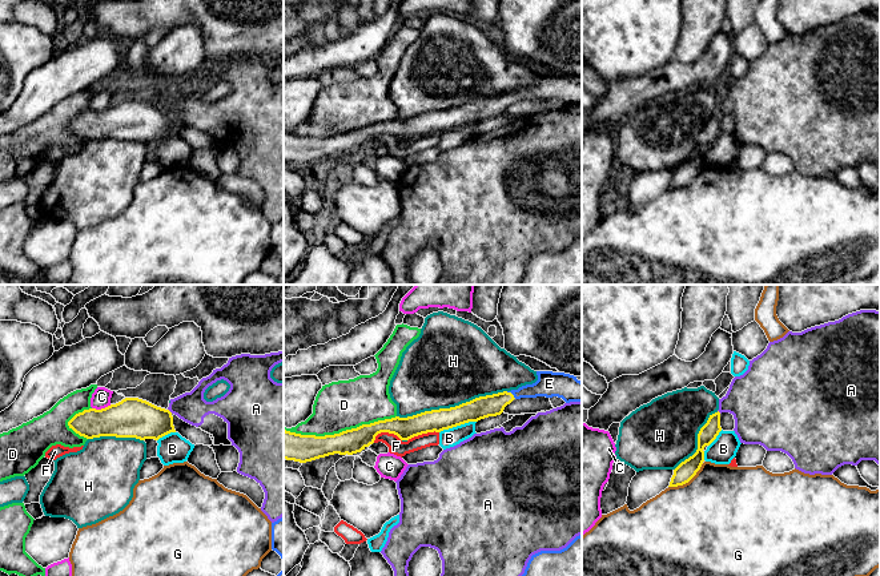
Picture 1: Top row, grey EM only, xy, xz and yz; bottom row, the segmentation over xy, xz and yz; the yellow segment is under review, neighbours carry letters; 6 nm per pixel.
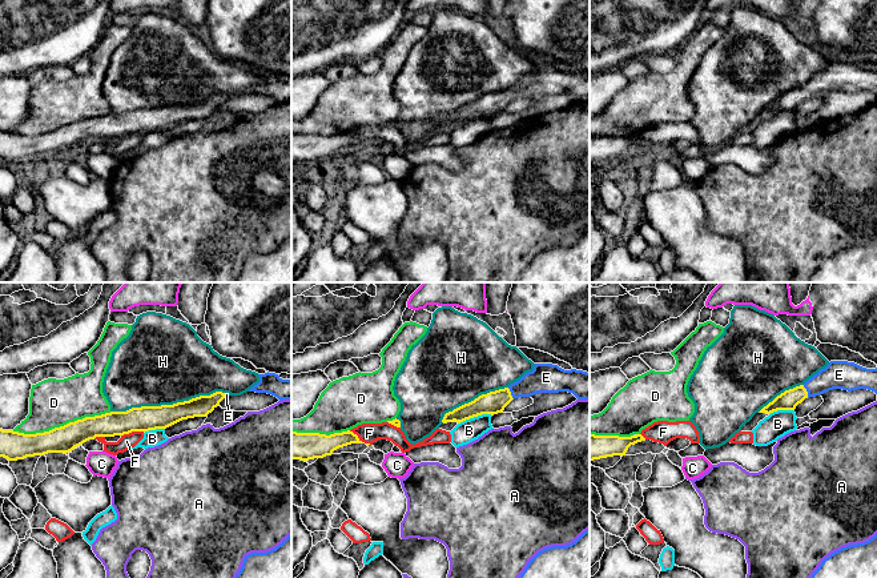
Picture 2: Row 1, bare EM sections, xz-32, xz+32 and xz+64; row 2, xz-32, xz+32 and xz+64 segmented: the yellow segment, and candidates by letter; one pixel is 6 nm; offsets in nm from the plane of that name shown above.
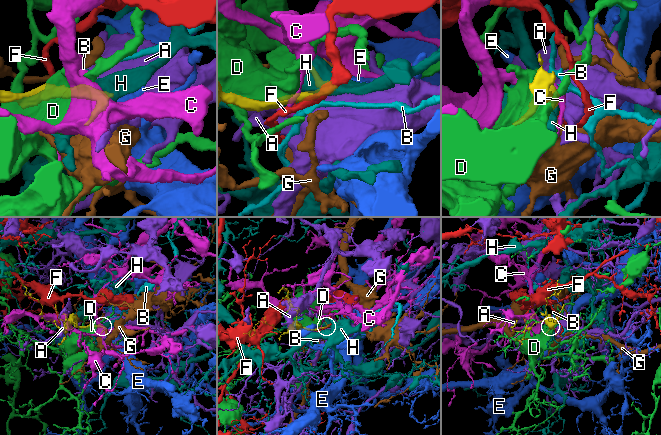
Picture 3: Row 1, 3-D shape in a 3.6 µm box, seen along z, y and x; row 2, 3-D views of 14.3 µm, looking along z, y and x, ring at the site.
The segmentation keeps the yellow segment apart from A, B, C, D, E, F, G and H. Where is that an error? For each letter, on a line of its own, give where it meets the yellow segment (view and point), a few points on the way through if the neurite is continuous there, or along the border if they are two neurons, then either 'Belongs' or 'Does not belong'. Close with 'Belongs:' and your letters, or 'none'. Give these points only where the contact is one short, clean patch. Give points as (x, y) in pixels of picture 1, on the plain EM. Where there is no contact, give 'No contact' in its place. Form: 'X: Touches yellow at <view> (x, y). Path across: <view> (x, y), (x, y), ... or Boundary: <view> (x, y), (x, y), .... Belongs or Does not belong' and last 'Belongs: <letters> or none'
A: Touches yellow at xy (169, 113). Boundary: xy (168, 111), (172, 115). Does not belong
B: Touches yellow at xz (457, 127). Does not belong
C: Touches yellow at xy (101, 111). Does not belong
D: Touches yellow at xz (340, 135). Does not belong
E: Touches yellow at xz (511, 96). Path across: xz (481, 109), (491, 108), (511, 96), (533, 93), (549, 85). Belongs
F: Touches yellow at xz (385, 133). Does not belong
G: Touches yellow at yz (687, 184). Does not belong
H: Touches yellow at xz (451, 109). Does not belong
Belongs: E

